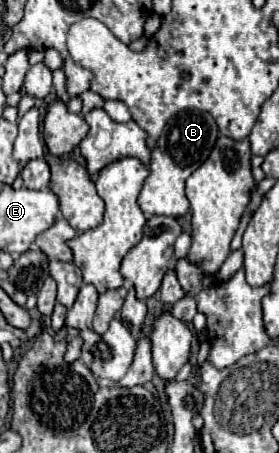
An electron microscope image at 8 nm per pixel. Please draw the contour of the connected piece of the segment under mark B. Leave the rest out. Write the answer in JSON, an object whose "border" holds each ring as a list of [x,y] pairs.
{"border":[[[187,109],[167,121],[161,137],[155,143],[155,149],[151,149],[149,175],[139,195],[139,207],[145,215],[181,217],[189,211],[189,201],[185,197],[185,179],[207,159],[217,135],[219,129],[213,117],[205,111]]]}

